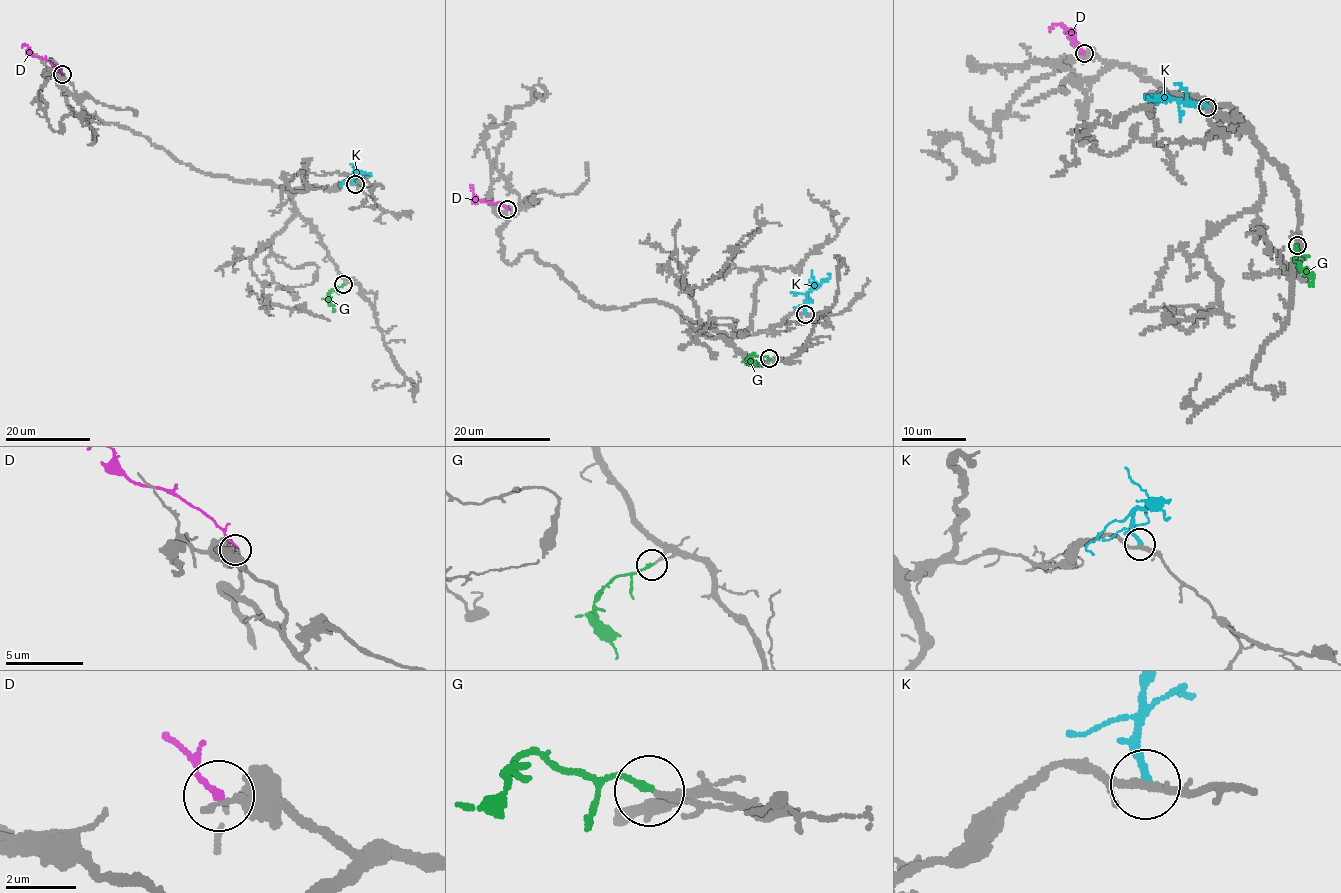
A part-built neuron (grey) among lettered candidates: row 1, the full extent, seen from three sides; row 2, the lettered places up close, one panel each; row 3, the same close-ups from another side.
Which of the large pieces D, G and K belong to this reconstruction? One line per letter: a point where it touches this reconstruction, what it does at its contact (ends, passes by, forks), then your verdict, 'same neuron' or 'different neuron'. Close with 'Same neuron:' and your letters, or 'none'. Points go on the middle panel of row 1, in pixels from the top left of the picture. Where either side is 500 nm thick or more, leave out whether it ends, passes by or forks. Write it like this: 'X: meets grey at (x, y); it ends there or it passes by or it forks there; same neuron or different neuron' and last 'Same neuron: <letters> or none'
D: meets grey at (507, 209); it ends there; different neuron
G: meets grey at (769, 358); it ends there; same neuron
K: meets grey at (805, 314); it ends there; different neuron
Same neuron: G

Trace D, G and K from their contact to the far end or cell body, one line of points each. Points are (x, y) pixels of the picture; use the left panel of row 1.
D: (62, 74), (55, 66), (35, 57), (25, 44), (21, 47)
G: (343, 285), (327, 294), (333, 310)
K: (354, 184), (353, 175), (369, 173)

